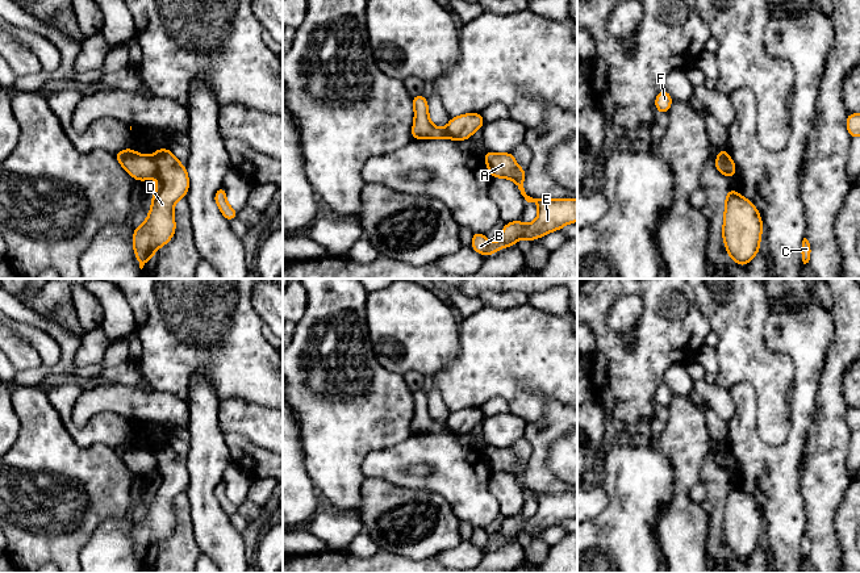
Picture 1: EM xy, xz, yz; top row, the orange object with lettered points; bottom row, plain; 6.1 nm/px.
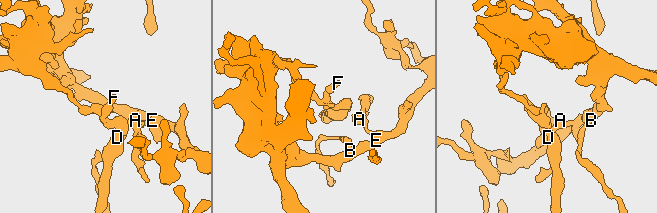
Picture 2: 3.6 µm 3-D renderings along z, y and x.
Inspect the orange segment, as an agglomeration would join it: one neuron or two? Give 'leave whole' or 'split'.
split

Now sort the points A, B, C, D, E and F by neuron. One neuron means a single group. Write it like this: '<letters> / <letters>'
A B C E F / D

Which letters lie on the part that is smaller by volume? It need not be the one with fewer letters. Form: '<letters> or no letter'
D

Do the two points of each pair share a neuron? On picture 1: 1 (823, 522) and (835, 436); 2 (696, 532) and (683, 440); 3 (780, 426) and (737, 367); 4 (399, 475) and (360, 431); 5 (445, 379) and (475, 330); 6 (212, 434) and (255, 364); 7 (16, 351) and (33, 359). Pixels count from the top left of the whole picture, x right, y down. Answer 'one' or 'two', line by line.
1: one
2: one
3: one
4: two
5: one
6: two
7: one

